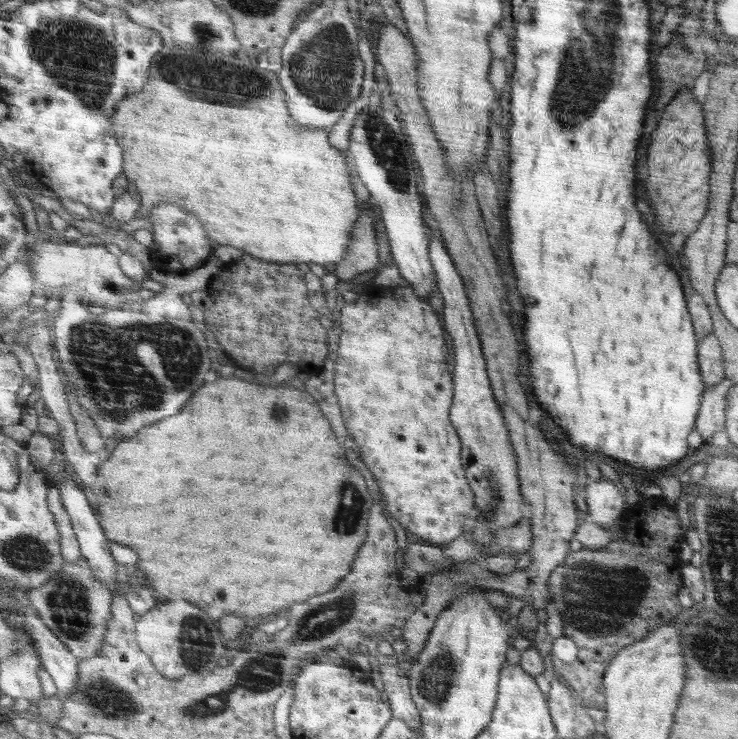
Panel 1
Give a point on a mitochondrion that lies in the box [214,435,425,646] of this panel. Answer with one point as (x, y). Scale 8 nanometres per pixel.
(326, 618)

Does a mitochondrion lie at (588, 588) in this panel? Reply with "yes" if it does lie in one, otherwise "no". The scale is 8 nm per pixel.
yes

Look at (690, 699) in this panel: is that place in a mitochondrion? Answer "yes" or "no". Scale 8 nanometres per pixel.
no

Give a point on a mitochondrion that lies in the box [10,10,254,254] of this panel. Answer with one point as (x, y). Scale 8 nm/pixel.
(77, 54)

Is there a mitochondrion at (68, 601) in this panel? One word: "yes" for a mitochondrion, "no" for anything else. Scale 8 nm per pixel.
yes

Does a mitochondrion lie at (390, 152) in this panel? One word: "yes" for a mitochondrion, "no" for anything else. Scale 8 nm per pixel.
yes

